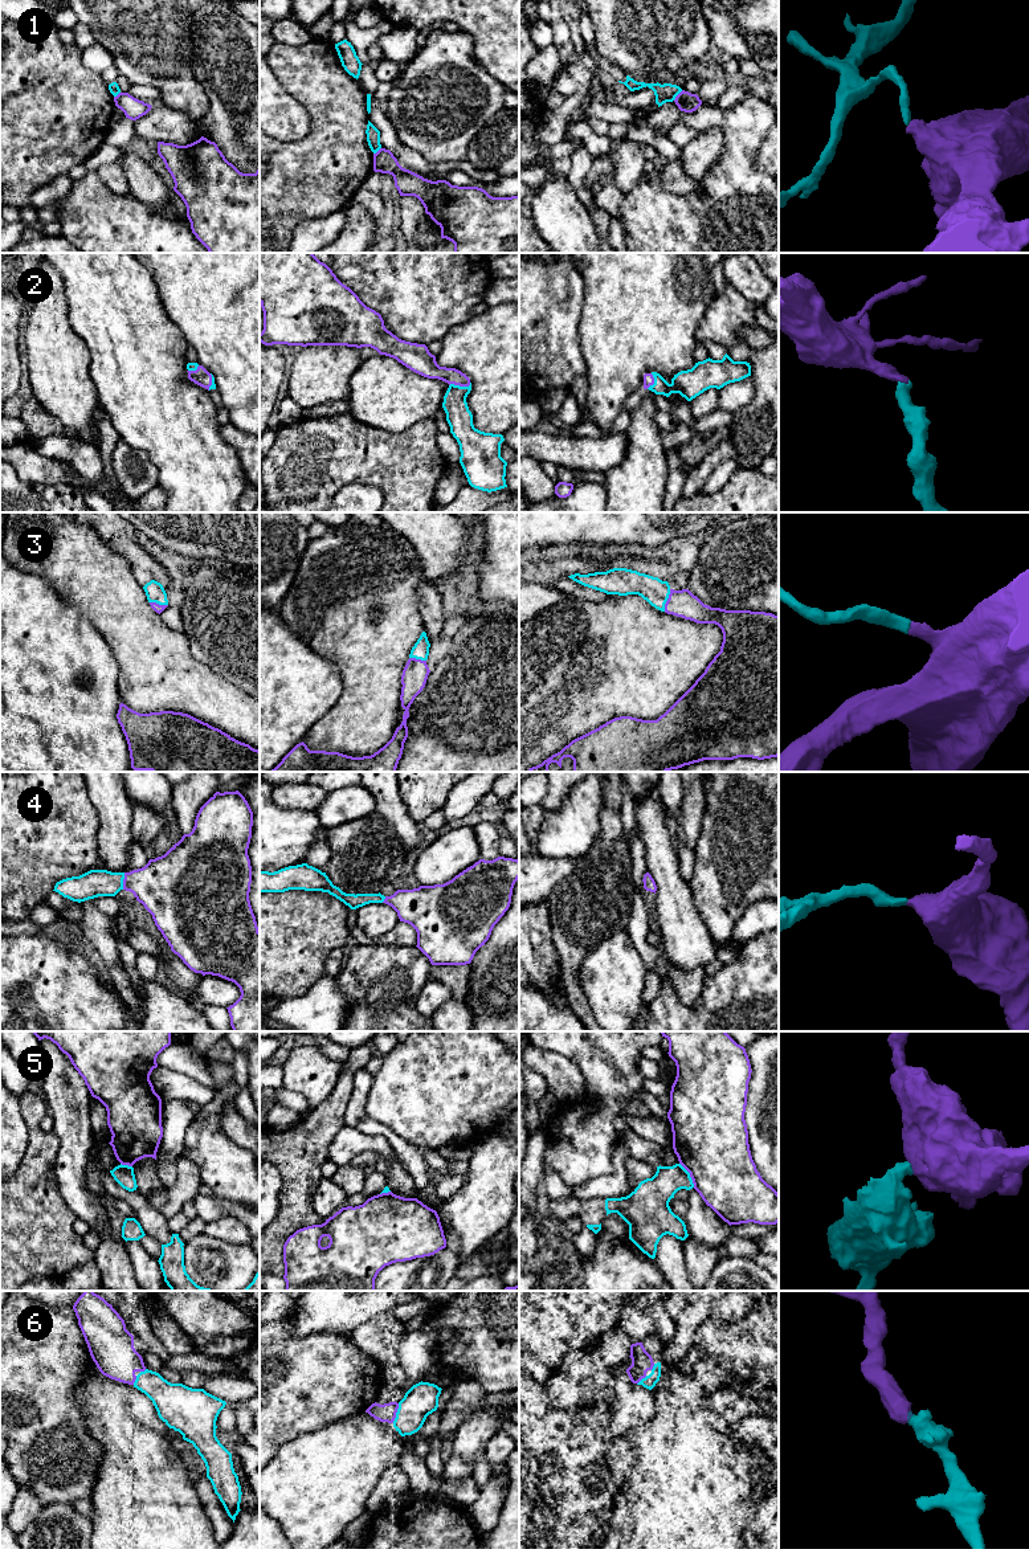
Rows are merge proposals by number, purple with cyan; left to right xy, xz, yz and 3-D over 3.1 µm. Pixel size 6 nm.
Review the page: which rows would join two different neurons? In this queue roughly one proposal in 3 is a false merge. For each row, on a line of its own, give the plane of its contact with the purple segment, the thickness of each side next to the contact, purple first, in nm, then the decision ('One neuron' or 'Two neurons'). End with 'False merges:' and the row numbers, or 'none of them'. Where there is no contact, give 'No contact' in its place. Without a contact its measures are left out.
1: Touches purple in yz. Thickness 120 nm (purple) against 110 nm. Two neurons
2: Touches purple in xz. Thickness 140 nm (purple) against 160 nm. One neuron
3: Touches purple in yz. Thickness 160 nm (purple) against 160 nm. One neuron
4: Touches purple in xy. Thickness 340 nm (purple) against 170 nm. One neuron
5: Touches purple in yz. Thickness 460 nm (purple) against 200 nm. Two neurons
6: Touches purple in xz. Thickness 110 nm (purple) against 200 nm. One neuron
False merges: 1, 5

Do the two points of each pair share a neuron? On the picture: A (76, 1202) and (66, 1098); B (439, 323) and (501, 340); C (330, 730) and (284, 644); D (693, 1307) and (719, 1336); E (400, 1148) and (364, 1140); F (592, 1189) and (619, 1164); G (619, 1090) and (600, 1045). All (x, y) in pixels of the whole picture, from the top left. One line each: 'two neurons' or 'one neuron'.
A: one neuron
B: two neurons
C: two neurons
D: two neurons
E: two neurons
F: one neuron
G: one neuron

